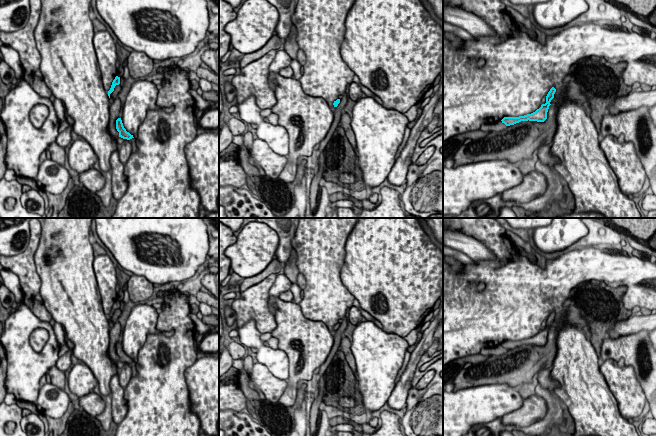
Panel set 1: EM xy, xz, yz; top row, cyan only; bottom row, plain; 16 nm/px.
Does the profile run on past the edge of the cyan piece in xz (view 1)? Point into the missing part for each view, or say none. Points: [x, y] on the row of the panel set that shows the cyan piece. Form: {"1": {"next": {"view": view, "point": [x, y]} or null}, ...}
{"1": {"next": null}}

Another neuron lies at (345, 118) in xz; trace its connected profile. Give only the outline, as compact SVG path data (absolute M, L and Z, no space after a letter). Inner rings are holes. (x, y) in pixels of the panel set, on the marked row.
M343 112L340 122L342 124L342 127L345 130L346 136L347 136L350 144L352 145L353 149L355 150L355 152L357 154L355 134L354 134L353 129L351 127L351 116L348 113Z

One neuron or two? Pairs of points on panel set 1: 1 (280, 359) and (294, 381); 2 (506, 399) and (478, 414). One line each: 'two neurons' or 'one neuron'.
1: two neurons
2: one neuron

